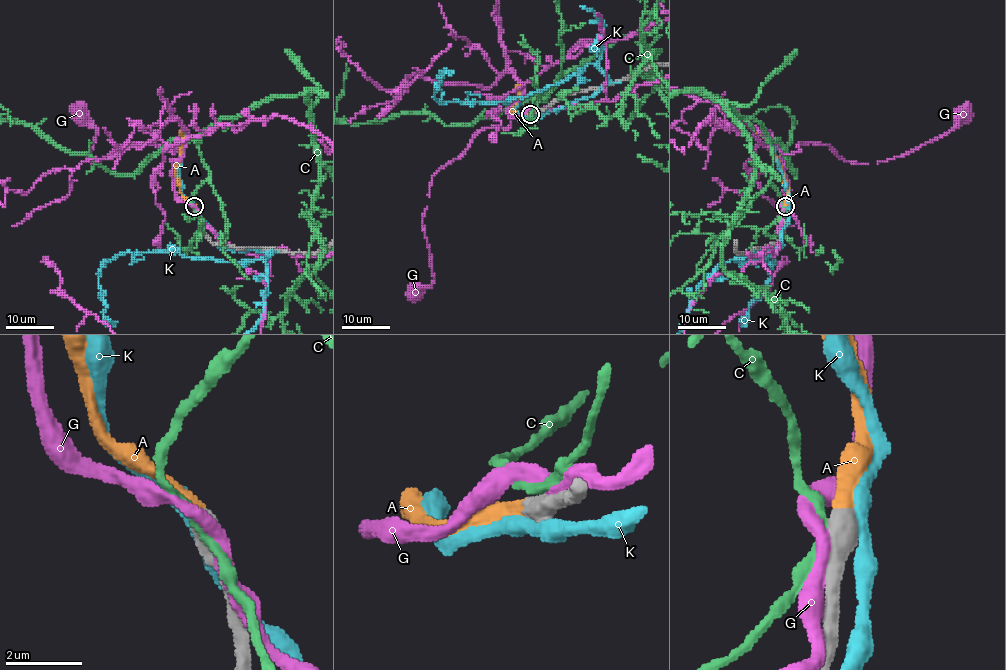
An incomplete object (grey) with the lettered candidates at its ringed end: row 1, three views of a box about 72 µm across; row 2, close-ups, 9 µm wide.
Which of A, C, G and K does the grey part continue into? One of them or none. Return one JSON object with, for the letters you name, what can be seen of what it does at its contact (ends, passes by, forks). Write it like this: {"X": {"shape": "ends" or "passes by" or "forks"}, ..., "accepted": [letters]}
{"A": {"shape": "ends"}, "accepted": ["A"]}

